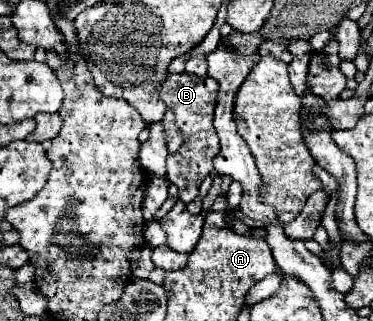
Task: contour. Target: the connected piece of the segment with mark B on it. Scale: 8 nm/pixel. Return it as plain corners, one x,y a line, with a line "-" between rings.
180,73
180,75
168,75
162,89
160,99
166,105
168,111
174,113
178,131
182,133
182,145
180,149
166,159
168,165
168,181
178,187
178,197
184,203
190,203
198,197
200,183
206,179
206,175
212,173
212,159
220,155
220,143
216,129
212,125
214,119
214,107
218,99
218,81
212,77
198,77
194,73

